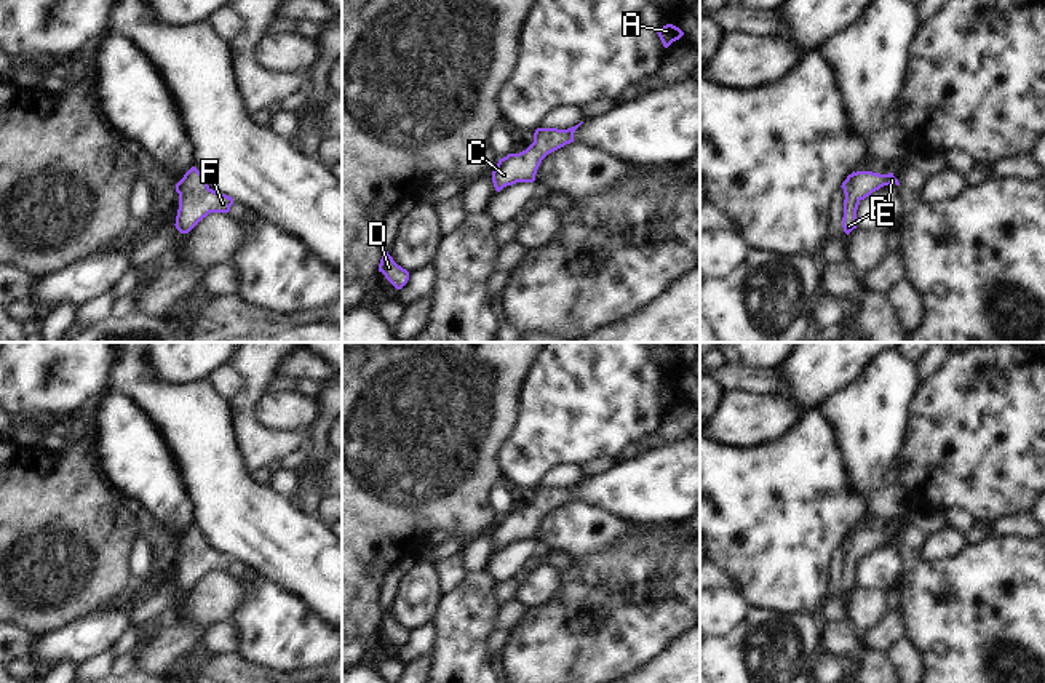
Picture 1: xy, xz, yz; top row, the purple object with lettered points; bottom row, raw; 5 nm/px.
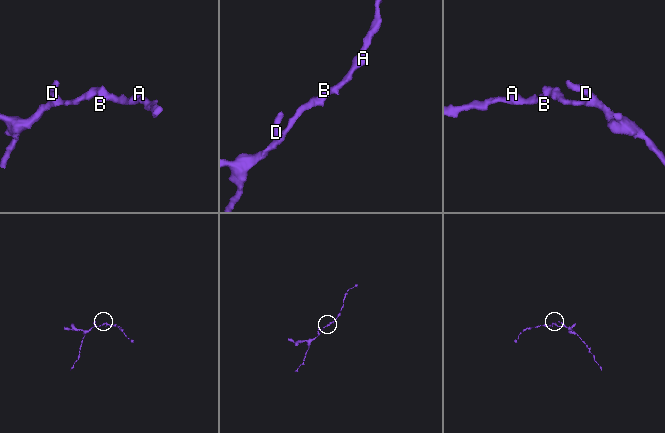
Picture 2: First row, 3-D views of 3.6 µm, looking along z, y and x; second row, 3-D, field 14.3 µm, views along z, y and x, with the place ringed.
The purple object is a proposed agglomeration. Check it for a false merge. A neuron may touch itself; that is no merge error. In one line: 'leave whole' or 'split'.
leave whole

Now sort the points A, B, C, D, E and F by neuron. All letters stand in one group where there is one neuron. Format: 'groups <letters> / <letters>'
groups A B C D E F

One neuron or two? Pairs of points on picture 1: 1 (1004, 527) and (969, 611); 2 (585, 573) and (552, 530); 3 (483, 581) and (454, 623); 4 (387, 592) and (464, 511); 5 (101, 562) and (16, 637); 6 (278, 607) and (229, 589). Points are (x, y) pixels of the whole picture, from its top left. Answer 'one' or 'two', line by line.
1: two
2: two
3: one
4: two
5: two
6: two

